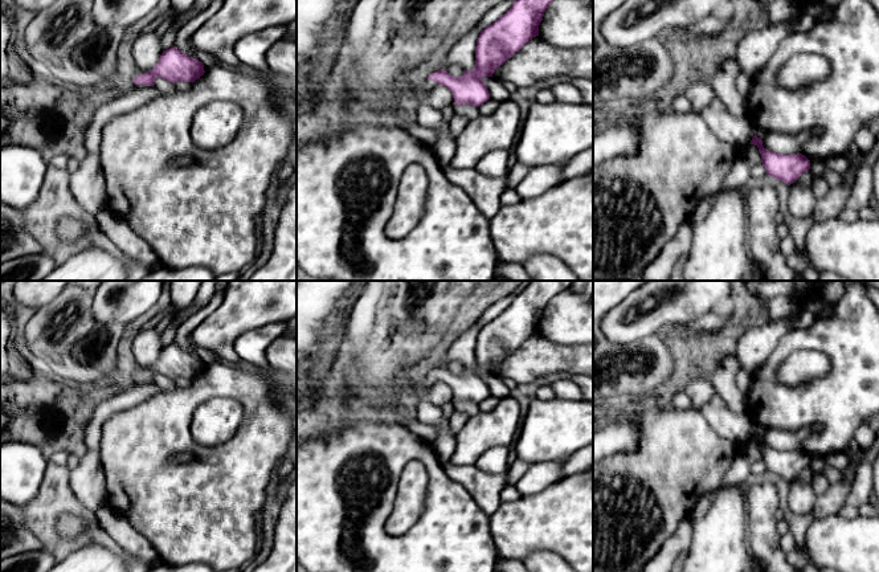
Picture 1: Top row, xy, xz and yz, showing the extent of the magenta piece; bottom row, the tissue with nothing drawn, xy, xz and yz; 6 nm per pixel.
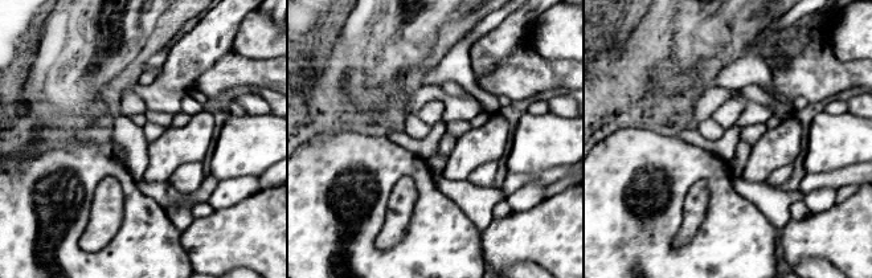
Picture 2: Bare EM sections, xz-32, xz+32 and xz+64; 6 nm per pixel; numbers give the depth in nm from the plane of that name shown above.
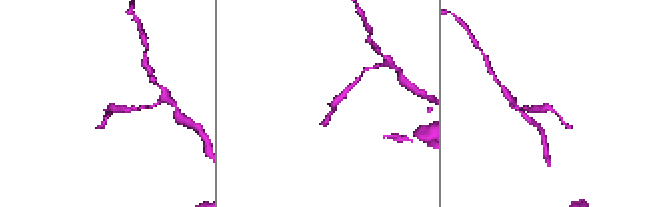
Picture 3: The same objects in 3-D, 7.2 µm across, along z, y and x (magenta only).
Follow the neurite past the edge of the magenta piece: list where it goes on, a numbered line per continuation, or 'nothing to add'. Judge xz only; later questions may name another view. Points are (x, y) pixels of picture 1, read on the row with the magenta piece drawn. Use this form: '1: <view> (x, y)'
1: xz (429, 85)

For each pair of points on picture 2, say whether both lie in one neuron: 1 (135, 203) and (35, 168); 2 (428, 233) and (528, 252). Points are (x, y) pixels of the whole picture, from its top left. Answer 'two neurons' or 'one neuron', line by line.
1: one neuron
2: two neurons

